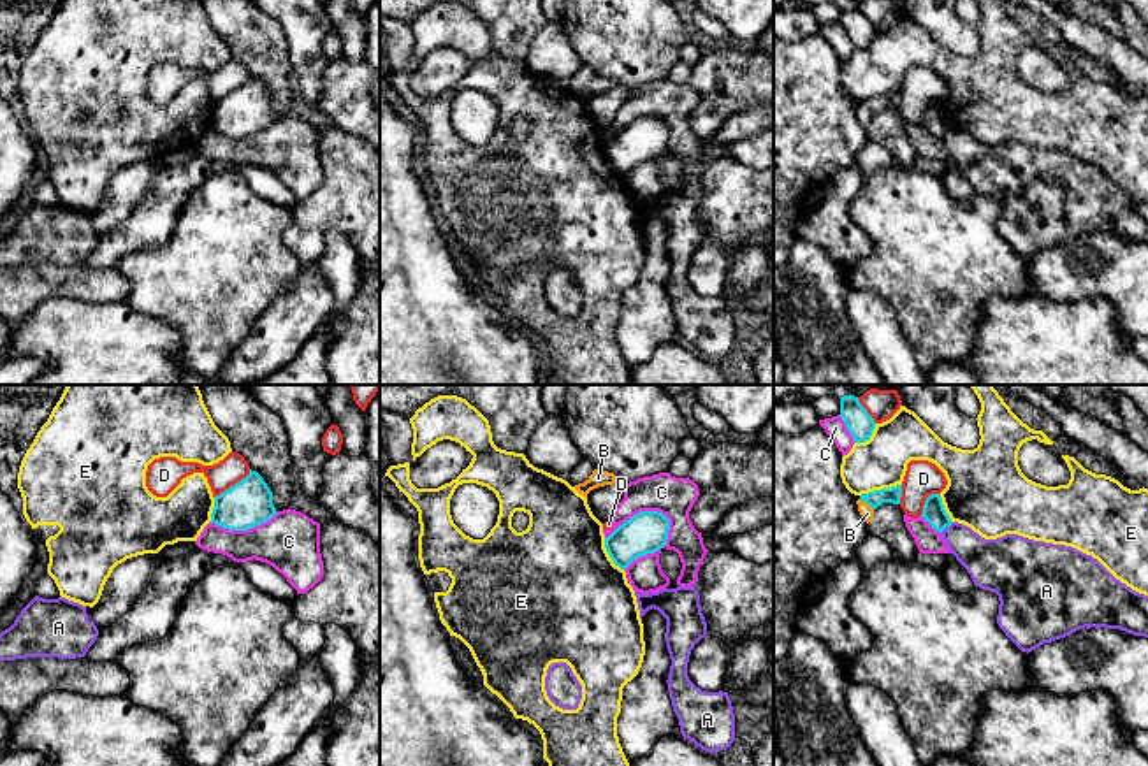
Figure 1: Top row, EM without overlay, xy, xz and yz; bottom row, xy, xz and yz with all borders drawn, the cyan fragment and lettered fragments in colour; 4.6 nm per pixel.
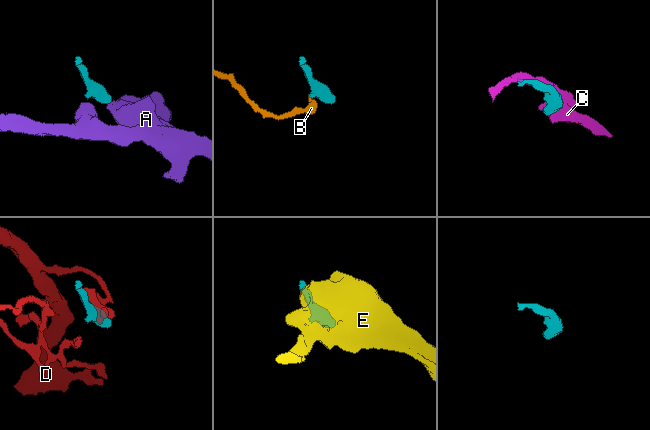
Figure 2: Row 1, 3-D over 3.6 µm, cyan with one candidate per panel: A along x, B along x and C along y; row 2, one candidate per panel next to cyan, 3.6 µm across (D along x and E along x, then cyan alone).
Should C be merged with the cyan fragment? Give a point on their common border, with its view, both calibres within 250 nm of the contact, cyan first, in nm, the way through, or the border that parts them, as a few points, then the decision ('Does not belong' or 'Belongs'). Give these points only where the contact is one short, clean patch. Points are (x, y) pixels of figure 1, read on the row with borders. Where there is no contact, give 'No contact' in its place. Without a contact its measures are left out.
Touches cyan at xz (660, 549). Thickness 190 nm (cyan) against 180 nm. Does not belong

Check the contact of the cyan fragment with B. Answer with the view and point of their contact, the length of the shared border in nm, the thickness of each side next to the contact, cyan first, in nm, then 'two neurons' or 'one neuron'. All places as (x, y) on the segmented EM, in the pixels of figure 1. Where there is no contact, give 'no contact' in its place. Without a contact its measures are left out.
meets cyan in yz at (865, 501); contact 90 nm long; 70 nm thick on the cyan side, 60 nm on the other; one neuron

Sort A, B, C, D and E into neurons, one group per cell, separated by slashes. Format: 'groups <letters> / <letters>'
groups A / B / C / D / E

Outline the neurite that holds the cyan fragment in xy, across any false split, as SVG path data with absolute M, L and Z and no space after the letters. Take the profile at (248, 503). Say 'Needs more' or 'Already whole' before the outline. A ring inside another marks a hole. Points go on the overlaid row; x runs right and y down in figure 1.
Already whole. M250 469L246 478L214 497L211 522L229 531L248 531L276 513L271 488Z

